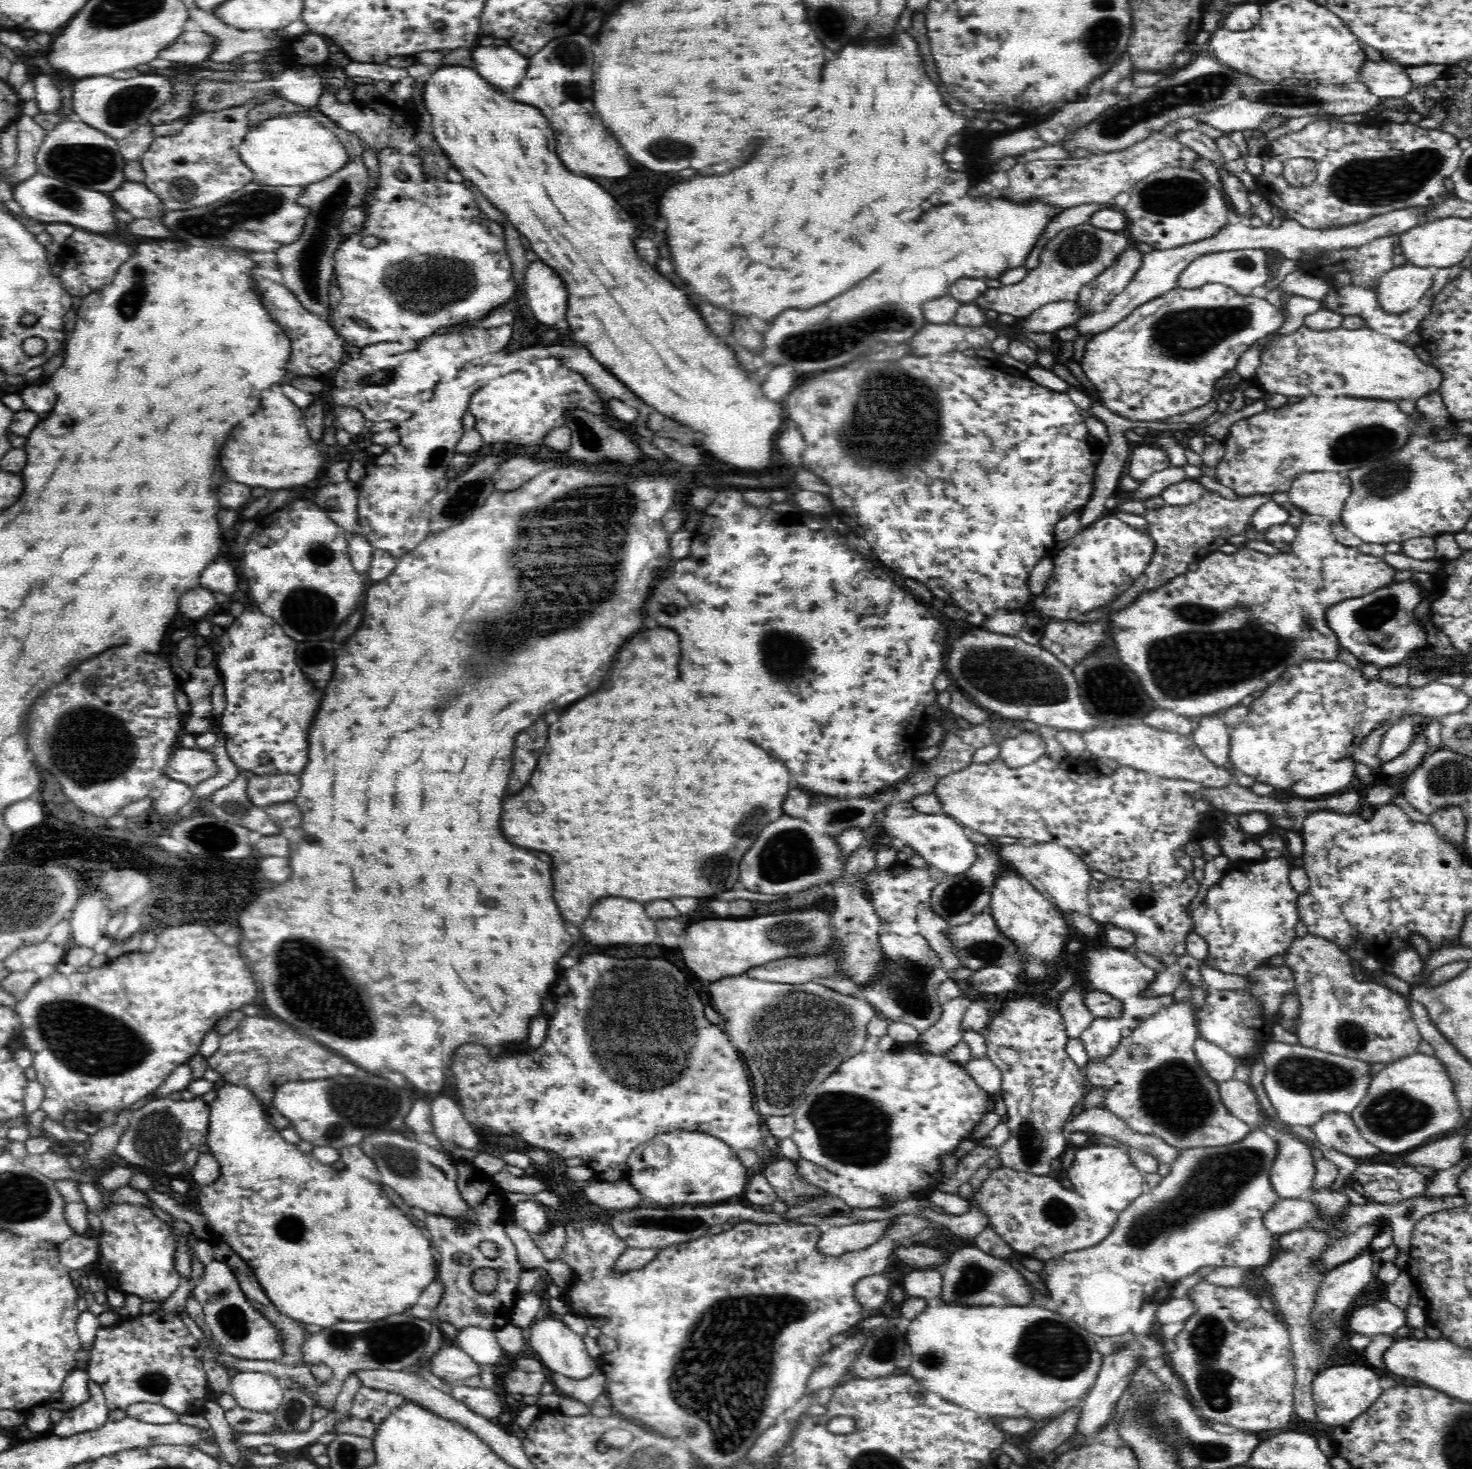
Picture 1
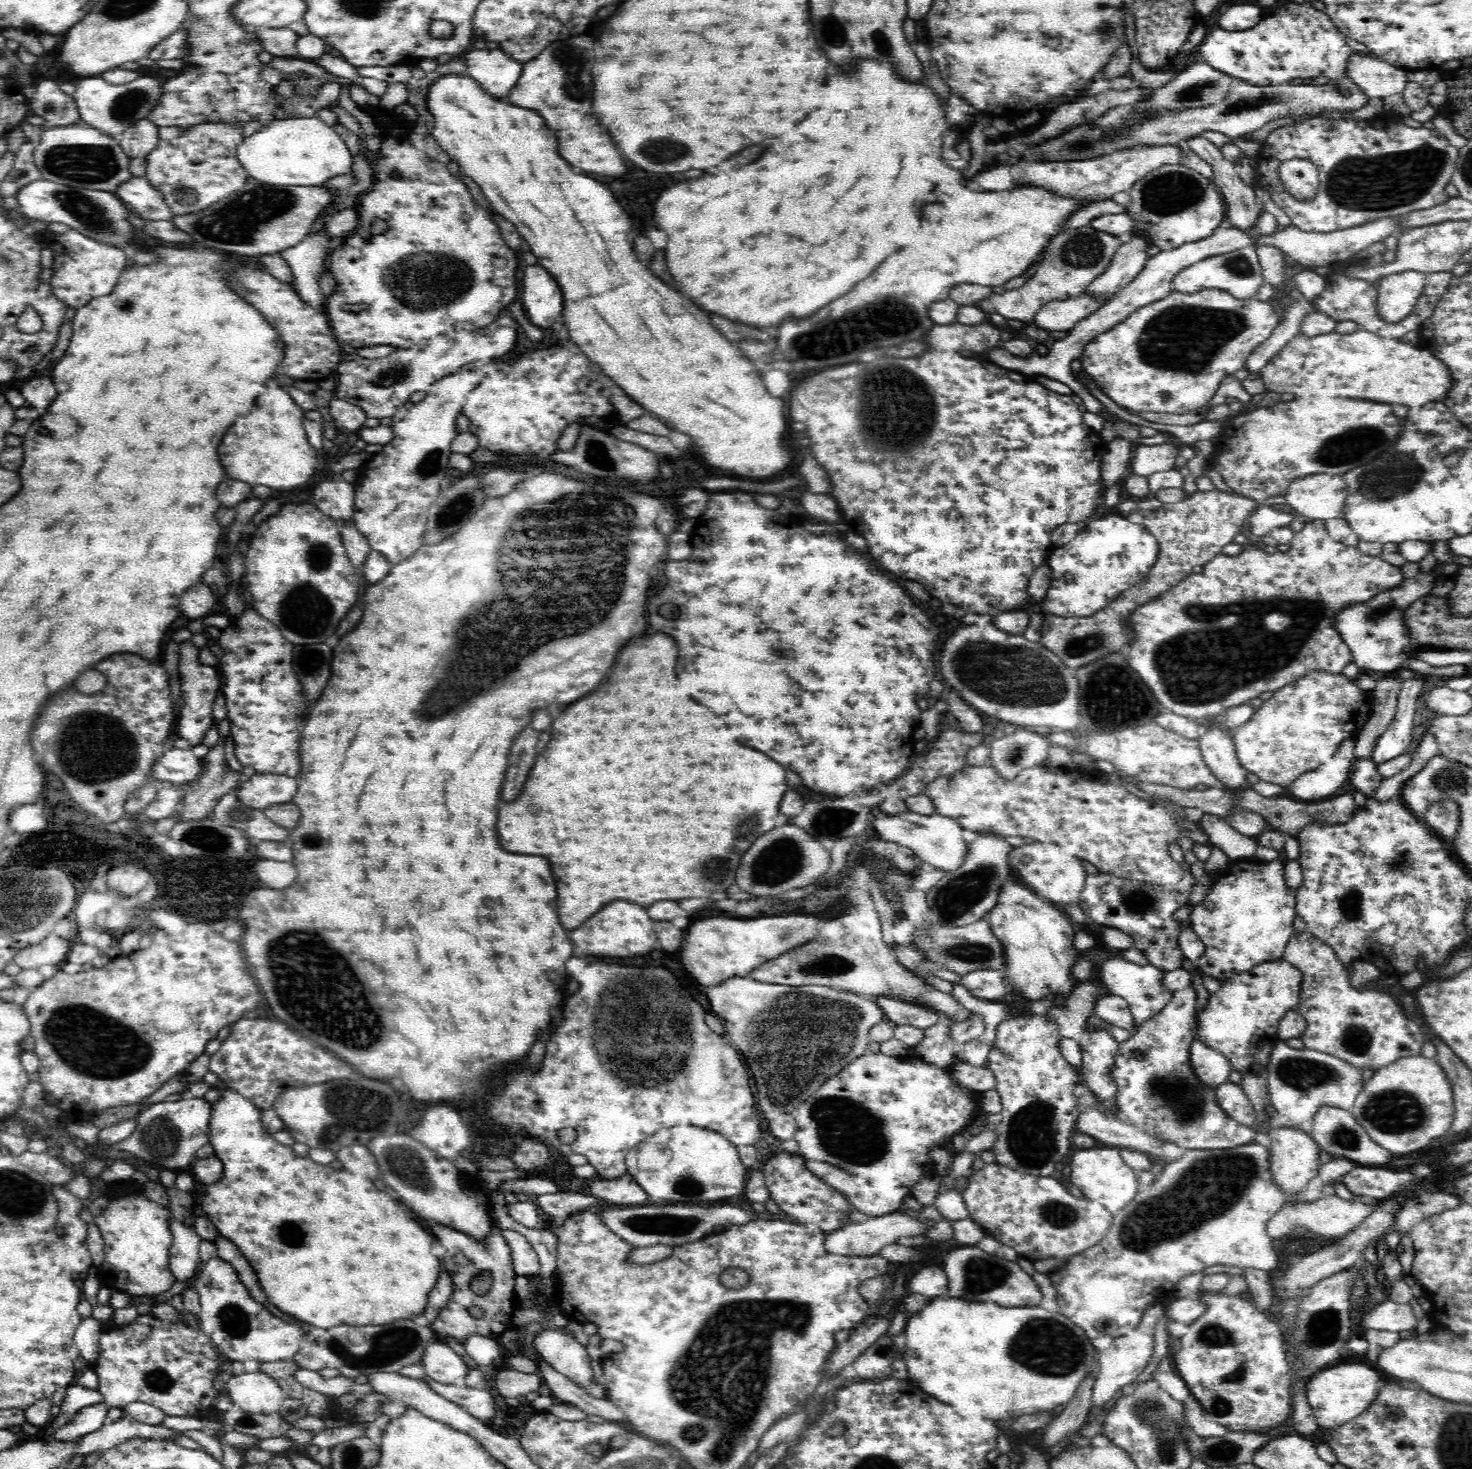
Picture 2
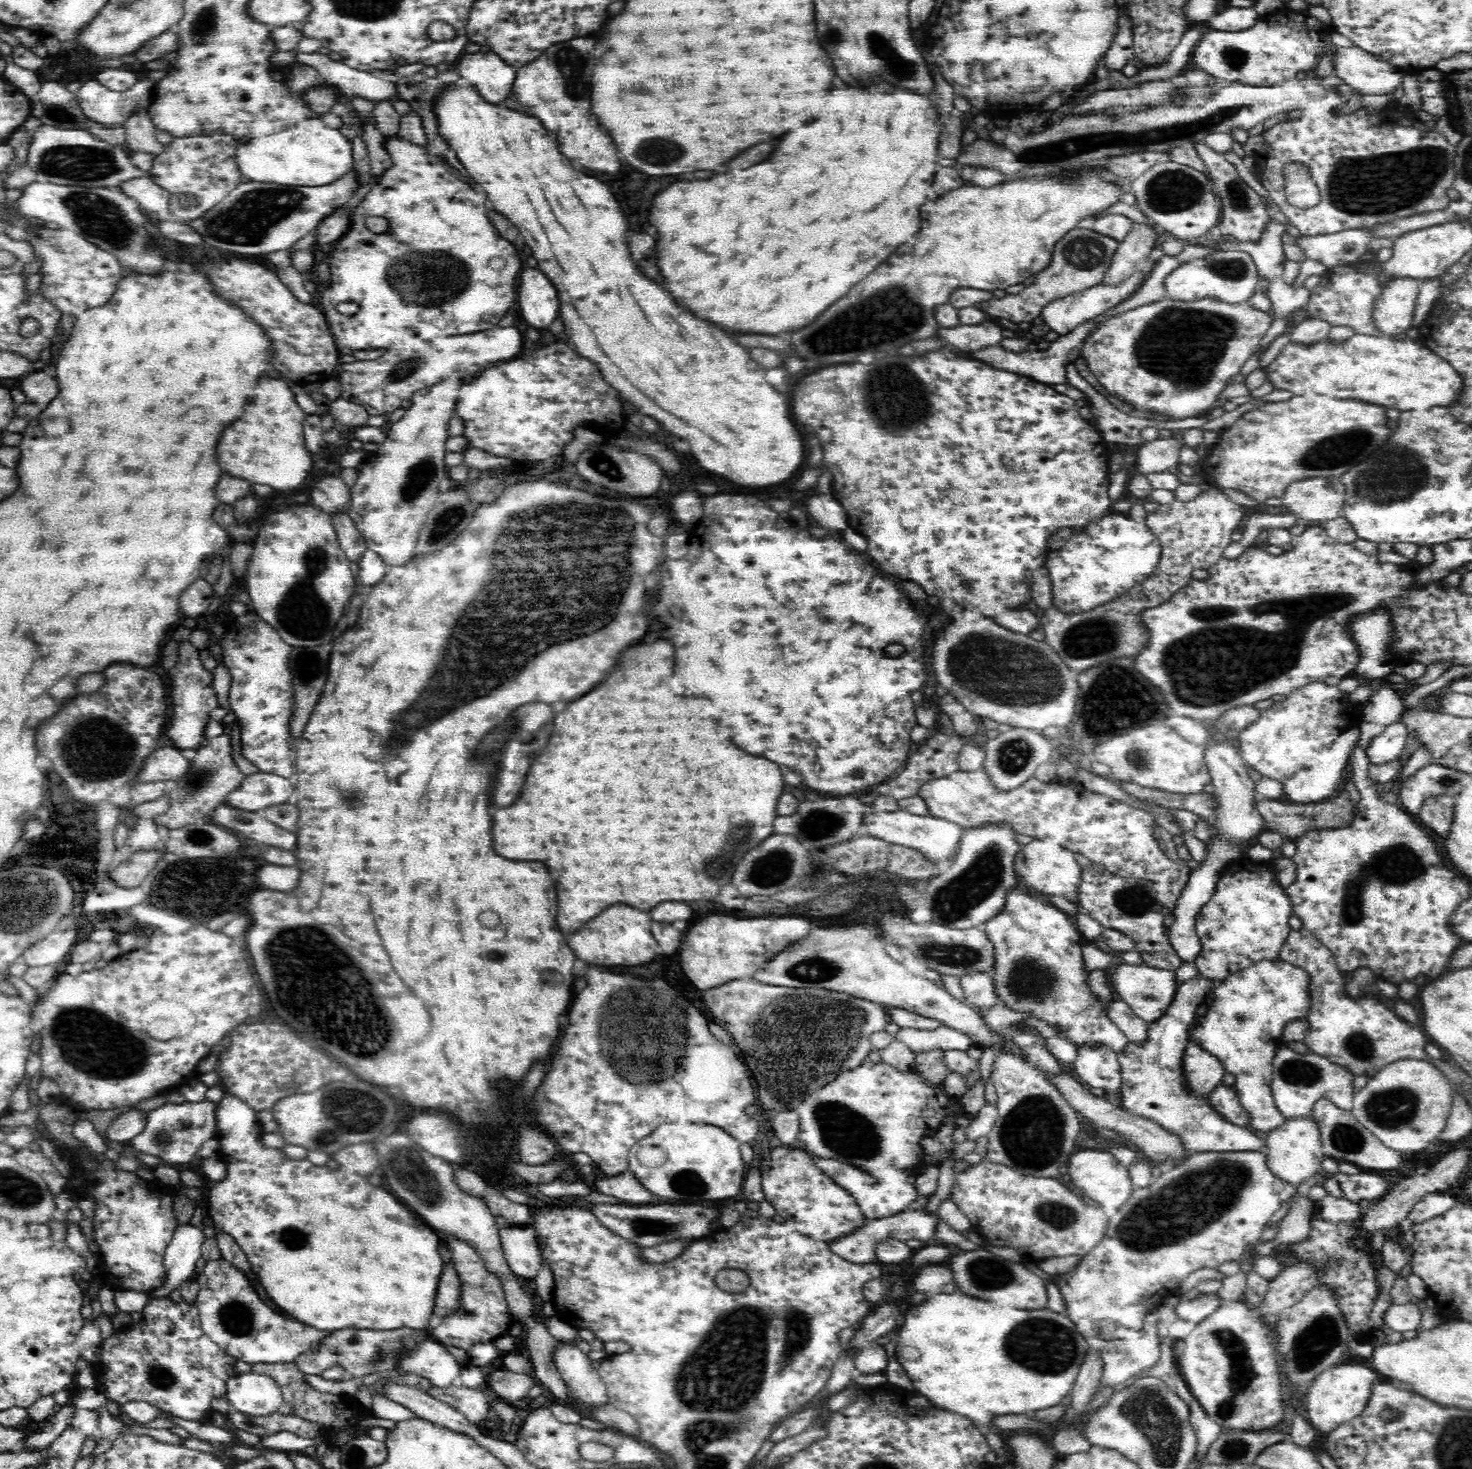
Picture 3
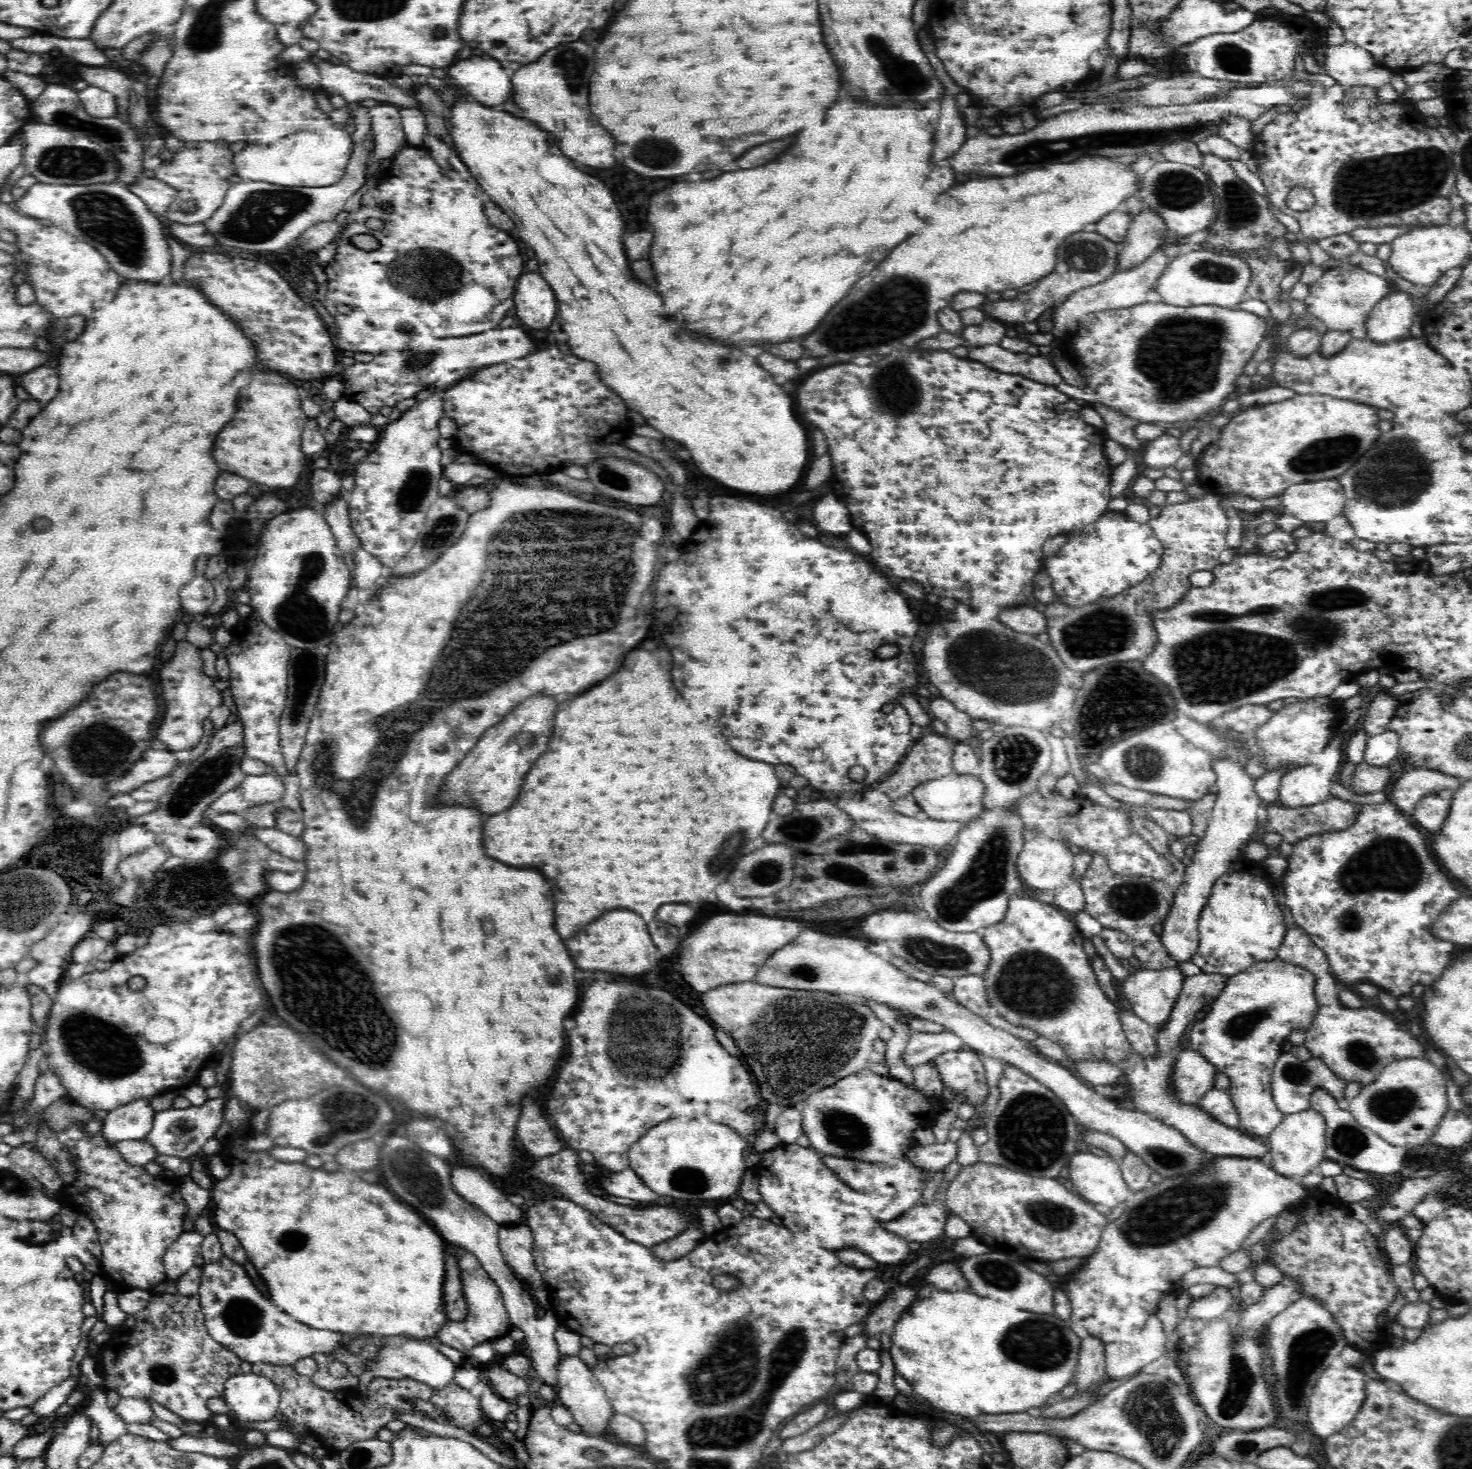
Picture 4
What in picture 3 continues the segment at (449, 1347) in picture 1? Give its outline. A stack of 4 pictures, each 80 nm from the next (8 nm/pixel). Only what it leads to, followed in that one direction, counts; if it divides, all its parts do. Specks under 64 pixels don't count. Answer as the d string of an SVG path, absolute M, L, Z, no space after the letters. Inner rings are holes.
M425 1340L414 1353L399 1361L397 1371L418 1374L439 1387L450 1386L454 1378L461 1376L464 1366L445 1347L439 1341Z

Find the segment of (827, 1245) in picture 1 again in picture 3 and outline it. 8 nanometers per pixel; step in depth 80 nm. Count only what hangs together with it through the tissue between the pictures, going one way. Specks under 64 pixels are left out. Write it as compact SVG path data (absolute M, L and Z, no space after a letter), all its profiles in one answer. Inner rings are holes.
M906 1208L902 1212L894 1216L884 1217L881 1219L865 1220L861 1225L847 1235L840 1236L839 1240L830 1241L829 1249L838 1256L854 1263L873 1263L879 1262L876 1257L876 1244L884 1242L888 1238L898 1238L900 1240L910 1240L917 1238L918 1240L926 1241L934 1238L934 1231L938 1222L938 1212L927 1213L925 1209L913 1210Z

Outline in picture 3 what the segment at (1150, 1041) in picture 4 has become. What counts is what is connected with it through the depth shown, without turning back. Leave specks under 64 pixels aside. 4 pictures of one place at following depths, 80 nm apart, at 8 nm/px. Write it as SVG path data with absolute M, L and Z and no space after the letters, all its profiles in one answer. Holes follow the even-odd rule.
M1121 999L1114 1000L1114 1002L1107 1001L1107 1004L1106 1016L1124 1031L1129 1041L1143 1043L1147 1035L1149 1021L1136 1016L1133 1009Z

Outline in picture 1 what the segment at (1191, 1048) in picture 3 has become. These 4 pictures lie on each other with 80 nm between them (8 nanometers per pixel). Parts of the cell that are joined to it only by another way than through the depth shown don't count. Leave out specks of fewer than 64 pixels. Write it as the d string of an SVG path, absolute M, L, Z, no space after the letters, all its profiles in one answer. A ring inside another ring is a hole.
M1199 1037L1194 1042L1194 1053L1196 1053L1196 1059L1200 1062L1202 1069L1214 1082L1226 1082L1234 1079L1238 1062L1232 1055L1222 1050L1222 1047Z

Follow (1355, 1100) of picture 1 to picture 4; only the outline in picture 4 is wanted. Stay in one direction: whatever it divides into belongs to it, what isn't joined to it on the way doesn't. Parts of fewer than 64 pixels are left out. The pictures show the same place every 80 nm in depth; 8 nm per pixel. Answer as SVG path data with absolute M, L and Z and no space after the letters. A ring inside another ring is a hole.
M1283 1051L1273 1068L1272 1082L1270 1084L1274 1102L1285 1115L1302 1112L1302 1110L1311 1108L1310 1098L1312 1098L1314 1090L1318 1090L1318 1088L1323 1088L1333 1095L1338 1103L1338 1107L1342 1108L1342 1110L1349 1110L1349 1100L1344 1097L1346 1081L1332 1072L1324 1061L1314 1056L1303 1061L1291 1052Z

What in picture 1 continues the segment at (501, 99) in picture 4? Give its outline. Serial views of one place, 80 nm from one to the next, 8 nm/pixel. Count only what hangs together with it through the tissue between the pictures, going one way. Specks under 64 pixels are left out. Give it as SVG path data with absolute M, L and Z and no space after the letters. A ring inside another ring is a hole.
M475 45L472 49L472 59L474 69L482 78L492 87L508 94L524 80L529 62L529 57L512 49L510 45Z

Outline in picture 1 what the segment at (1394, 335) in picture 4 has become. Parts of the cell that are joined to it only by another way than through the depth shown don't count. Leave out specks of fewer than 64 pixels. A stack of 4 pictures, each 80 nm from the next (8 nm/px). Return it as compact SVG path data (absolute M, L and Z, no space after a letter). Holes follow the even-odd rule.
M1400 265L1383 273L1375 285L1384 311L1402 314L1414 308L1434 284L1438 267Z

